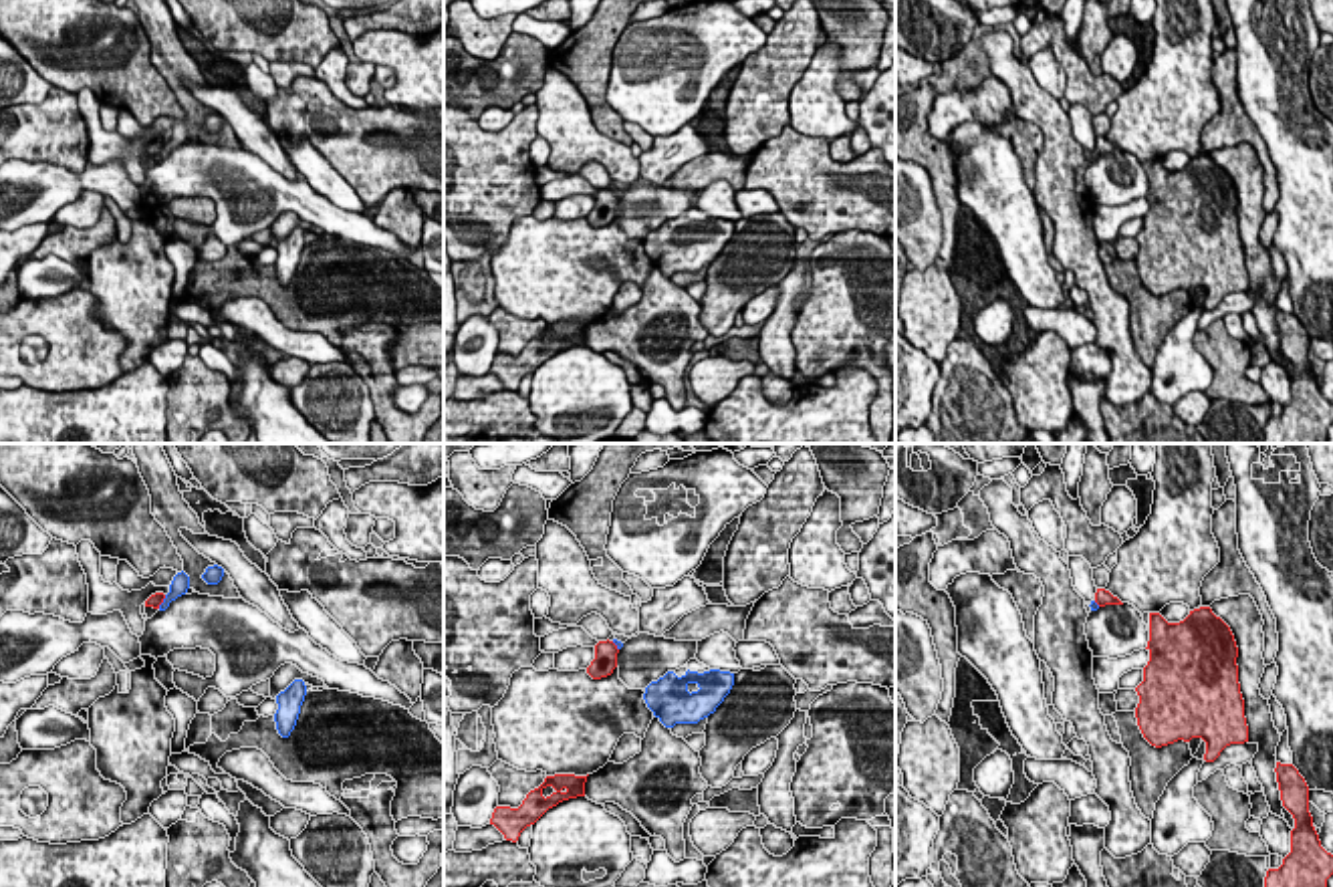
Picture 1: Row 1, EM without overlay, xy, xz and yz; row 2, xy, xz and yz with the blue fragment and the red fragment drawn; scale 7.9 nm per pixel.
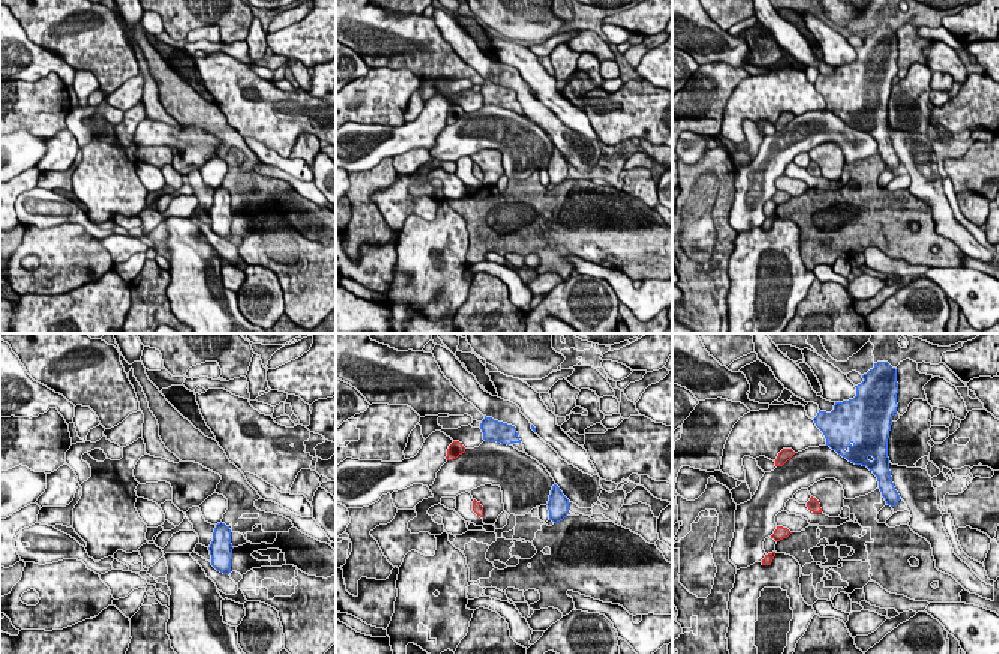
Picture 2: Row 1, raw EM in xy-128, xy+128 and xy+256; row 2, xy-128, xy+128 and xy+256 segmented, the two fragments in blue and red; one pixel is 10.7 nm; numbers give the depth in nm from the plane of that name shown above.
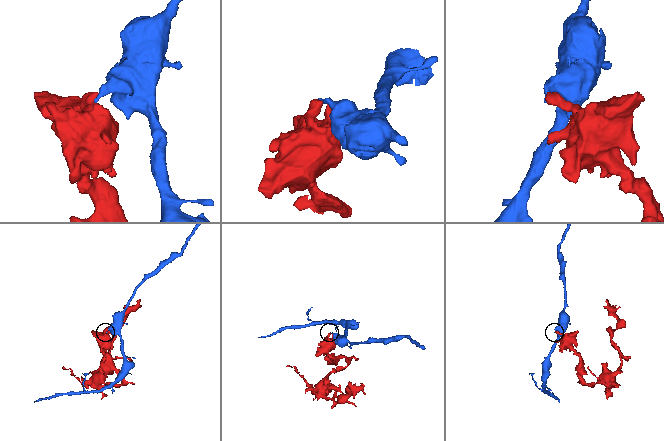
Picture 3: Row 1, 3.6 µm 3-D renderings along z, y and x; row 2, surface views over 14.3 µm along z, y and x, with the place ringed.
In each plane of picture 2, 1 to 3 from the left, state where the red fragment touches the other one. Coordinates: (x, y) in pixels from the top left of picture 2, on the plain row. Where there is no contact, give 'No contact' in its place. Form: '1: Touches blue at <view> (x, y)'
1: No contact
2: No contact
3: No contact

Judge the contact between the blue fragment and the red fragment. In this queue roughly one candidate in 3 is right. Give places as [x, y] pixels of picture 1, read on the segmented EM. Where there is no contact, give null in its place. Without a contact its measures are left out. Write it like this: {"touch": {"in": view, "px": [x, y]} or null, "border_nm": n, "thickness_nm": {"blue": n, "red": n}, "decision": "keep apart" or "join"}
{"touch": {"in": "xy", "px": [164, 601]}, "border_nm": 130, "thickness_nm": {"blue": 140, "red": 100}, "decision": "keep apart"}

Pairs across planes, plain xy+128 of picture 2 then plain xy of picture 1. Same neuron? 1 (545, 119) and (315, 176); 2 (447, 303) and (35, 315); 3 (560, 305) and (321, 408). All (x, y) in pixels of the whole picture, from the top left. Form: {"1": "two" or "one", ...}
{"1": "two", "2": "two", "3": "one"}

